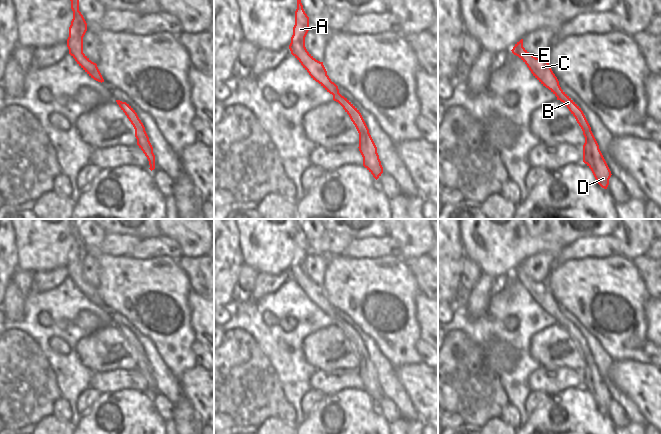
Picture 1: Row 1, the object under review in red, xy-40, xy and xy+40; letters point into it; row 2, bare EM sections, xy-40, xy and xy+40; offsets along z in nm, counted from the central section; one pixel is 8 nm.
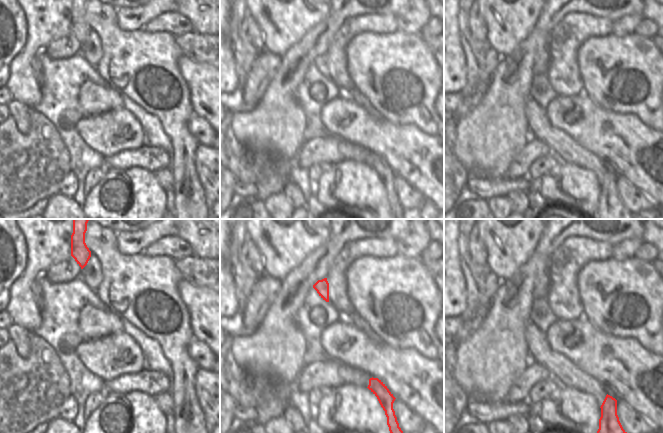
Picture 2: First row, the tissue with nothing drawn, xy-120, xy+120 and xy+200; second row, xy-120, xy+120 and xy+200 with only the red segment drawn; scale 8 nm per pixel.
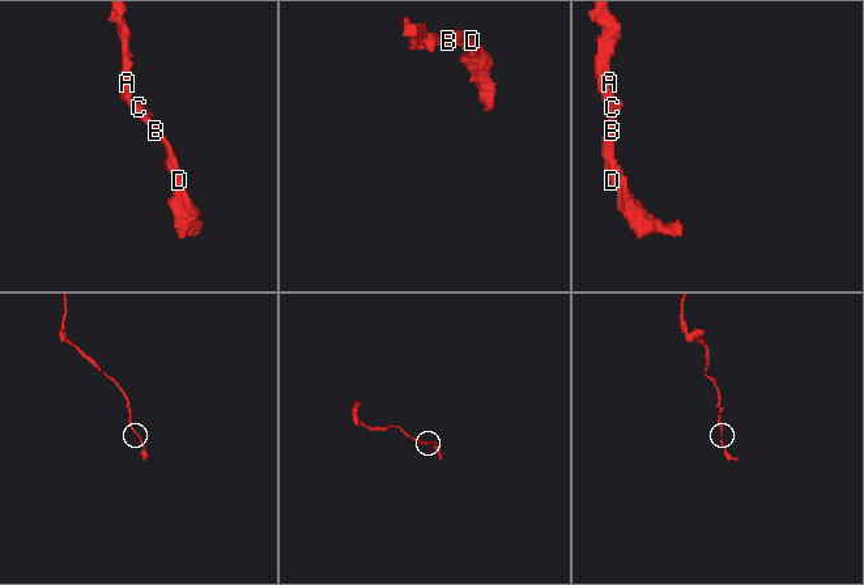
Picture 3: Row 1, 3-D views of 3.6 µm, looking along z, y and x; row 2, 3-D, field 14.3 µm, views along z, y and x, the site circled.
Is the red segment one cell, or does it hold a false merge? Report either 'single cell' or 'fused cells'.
single cell

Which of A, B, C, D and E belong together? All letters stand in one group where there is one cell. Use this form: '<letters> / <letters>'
A B C D E

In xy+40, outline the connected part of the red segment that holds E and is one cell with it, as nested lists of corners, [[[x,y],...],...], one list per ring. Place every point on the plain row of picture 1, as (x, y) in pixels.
[[[523,263],[517,266],[511,275],[527,289],[533,300],[548,312],[557,321],[557,324],[560,324],[575,341],[585,361],[583,386],[591,393],[597,407],[602,412],[607,413],[612,398],[599,373],[591,351],[581,332],[561,313],[547,282],[536,282],[530,278],[523,271]]]

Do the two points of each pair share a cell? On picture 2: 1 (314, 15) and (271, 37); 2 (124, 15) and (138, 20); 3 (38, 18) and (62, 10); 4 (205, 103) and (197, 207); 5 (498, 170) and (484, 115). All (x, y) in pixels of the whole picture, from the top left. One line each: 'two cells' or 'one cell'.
1: one cell
2: one cell
3: one cell
4: two cells
5: one cell

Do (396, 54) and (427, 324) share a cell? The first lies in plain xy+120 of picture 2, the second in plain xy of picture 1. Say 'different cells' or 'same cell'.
different cells

